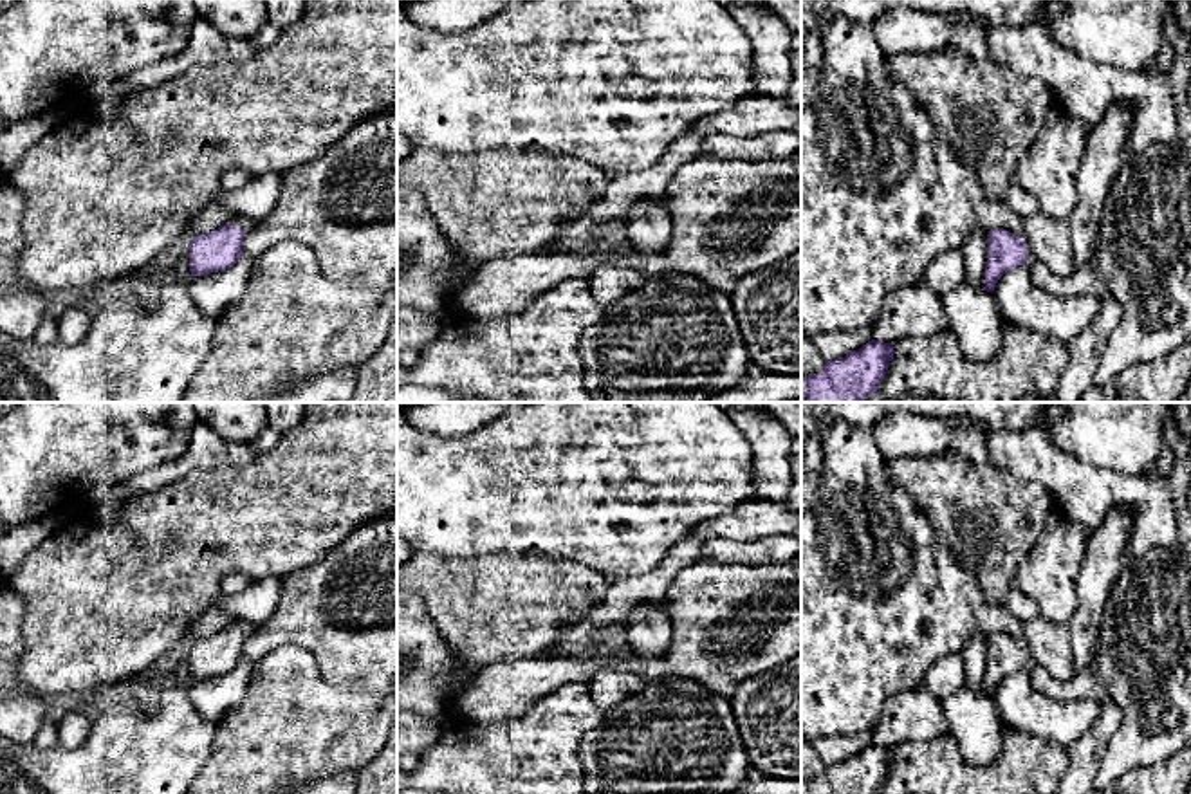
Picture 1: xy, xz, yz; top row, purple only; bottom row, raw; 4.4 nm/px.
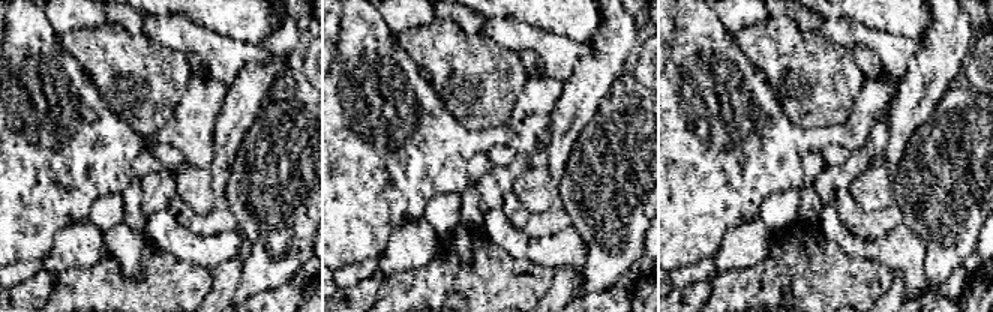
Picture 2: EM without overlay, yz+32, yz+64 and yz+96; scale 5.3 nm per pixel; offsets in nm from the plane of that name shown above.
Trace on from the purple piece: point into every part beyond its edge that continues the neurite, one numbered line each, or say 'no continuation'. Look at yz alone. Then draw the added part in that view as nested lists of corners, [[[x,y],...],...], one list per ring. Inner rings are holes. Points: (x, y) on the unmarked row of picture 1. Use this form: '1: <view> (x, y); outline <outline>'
no continuation

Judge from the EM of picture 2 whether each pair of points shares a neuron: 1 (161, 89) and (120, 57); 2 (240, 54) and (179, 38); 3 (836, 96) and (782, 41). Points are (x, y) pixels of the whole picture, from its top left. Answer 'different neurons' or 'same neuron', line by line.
1: same neuron
2: same neuron
3: same neuron

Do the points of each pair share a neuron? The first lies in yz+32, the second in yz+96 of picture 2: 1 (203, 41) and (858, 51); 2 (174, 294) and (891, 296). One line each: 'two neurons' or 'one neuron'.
1: two neurons
2: two neurons

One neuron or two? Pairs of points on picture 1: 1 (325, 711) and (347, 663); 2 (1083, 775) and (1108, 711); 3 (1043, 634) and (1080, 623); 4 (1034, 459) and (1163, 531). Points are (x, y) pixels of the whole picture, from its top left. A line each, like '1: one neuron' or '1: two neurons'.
1: two neurons
2: one neuron
3: two neurons
4: one neuron

